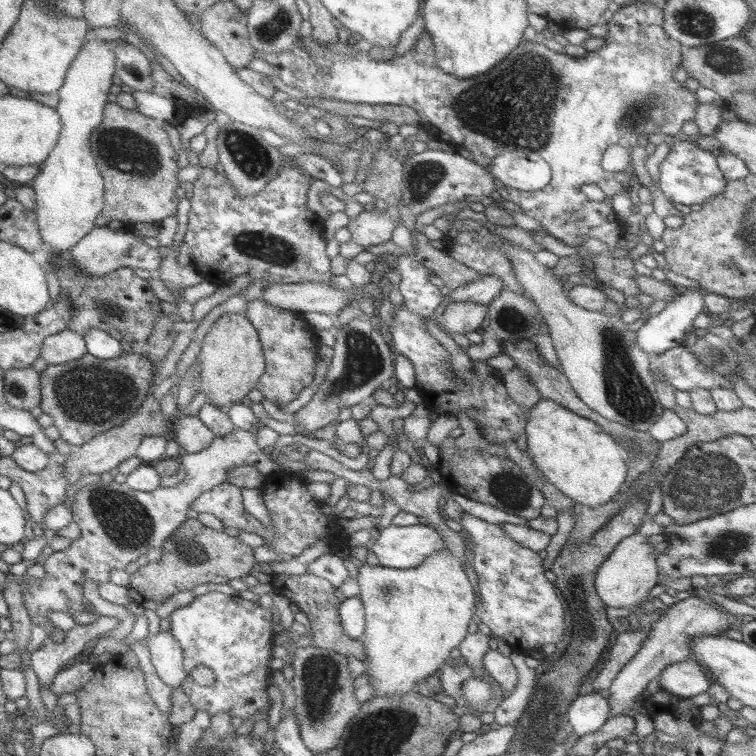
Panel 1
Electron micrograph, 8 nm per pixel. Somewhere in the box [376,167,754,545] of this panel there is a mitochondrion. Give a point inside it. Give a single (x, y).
(712, 479)

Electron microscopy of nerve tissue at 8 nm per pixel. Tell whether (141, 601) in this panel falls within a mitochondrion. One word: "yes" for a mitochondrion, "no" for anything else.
no

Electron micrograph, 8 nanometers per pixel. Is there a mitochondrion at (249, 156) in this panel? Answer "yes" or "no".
yes

